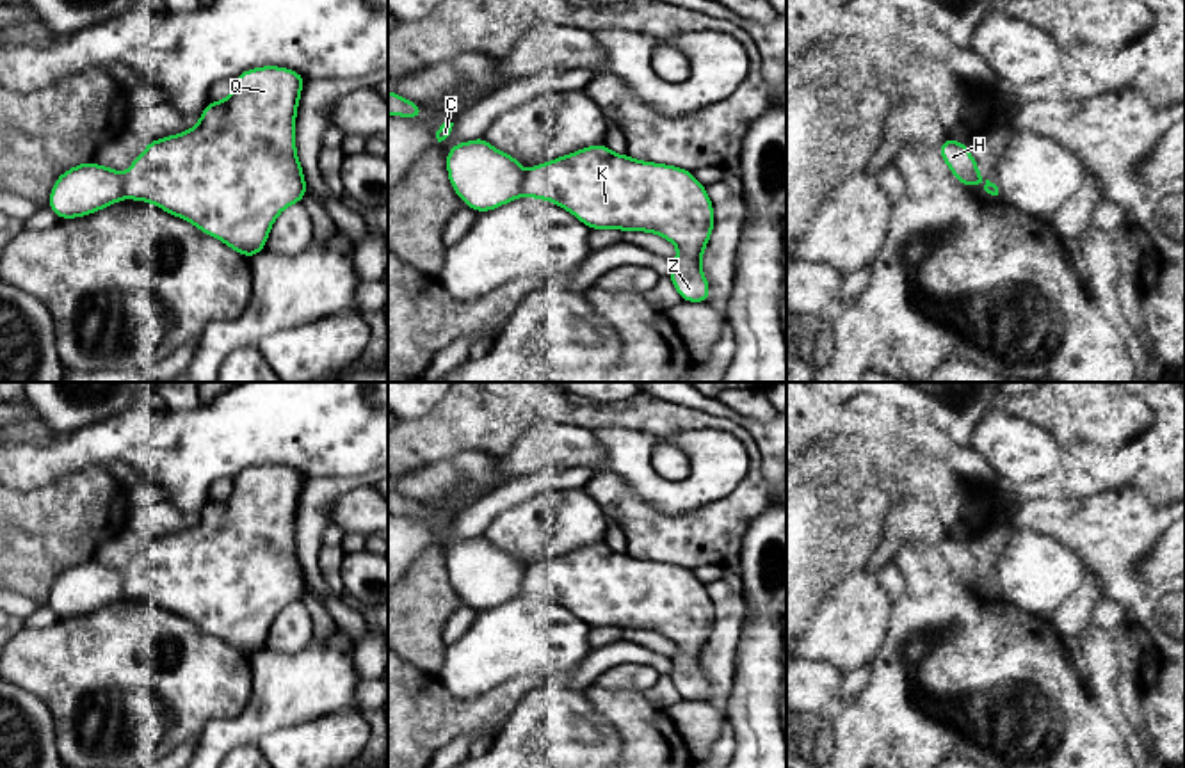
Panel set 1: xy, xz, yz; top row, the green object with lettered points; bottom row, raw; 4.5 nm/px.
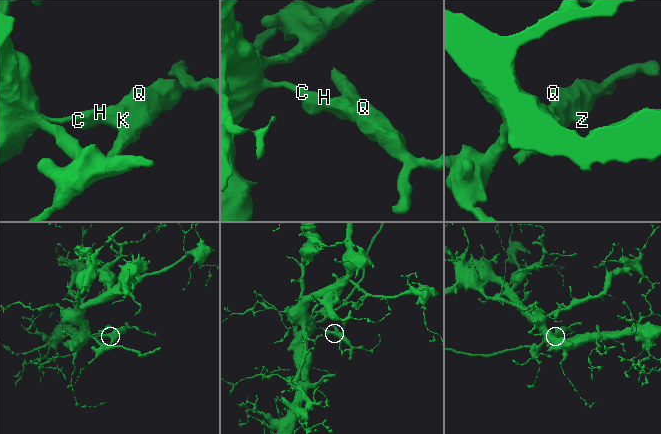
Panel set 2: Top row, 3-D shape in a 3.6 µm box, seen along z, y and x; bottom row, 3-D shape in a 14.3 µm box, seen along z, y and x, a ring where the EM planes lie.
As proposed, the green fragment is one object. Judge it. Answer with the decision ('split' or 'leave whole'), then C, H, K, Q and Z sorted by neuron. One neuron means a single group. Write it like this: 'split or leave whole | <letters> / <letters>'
split | C H / K Q Z

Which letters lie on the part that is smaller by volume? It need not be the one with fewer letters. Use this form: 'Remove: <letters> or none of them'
Remove: K, Q, Z

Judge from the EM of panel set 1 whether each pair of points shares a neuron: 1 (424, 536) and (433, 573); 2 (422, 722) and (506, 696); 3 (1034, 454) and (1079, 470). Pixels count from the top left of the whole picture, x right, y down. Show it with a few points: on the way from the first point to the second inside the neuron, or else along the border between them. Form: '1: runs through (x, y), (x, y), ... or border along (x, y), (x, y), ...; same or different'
1: border along (436, 541), (406, 571); different
2: runs through (443, 717), (484, 712); same
3: border along (1066, 450), (1059, 466); different

